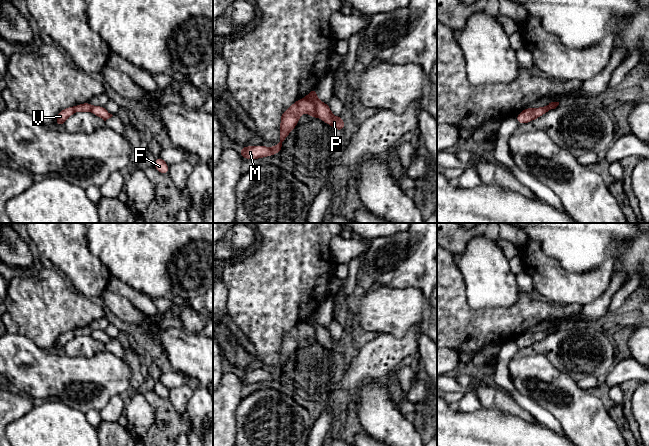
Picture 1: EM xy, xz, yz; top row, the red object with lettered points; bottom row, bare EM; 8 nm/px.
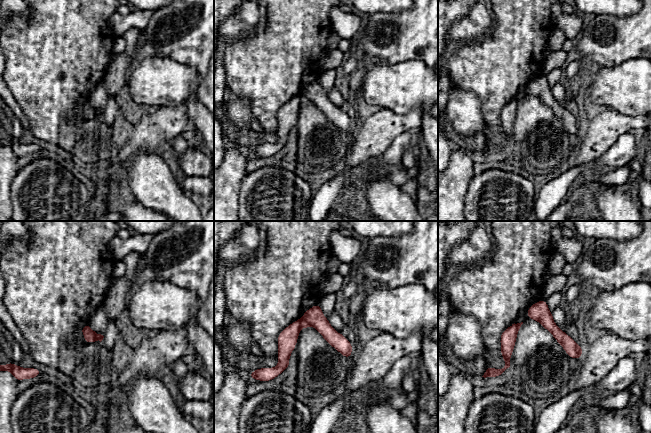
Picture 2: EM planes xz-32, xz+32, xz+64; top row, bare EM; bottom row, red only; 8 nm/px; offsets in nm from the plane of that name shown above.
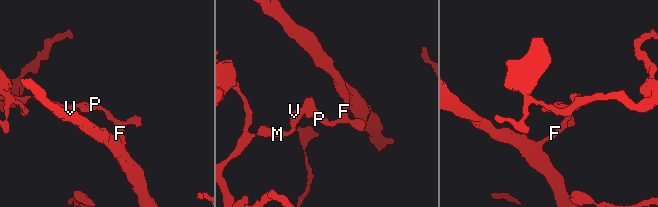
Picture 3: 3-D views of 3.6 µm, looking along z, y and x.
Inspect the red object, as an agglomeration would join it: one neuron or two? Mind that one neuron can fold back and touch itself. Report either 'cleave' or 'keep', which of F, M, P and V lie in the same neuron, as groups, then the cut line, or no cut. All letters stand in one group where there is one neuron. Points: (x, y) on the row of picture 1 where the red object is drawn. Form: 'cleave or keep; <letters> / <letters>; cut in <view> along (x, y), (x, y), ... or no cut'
cleave; F P / M V; cut in xz along (305, 98), (313, 103), (317, 115)

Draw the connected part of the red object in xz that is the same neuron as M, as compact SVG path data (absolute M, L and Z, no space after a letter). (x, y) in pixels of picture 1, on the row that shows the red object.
M306 98L295 101L280 117L280 142L272 148L263 145L241 147L239 151L240 156L243 159L259 159L281 152L283 150L282 142L288 137L288 134L294 130L303 112L308 112L311 119L317 117L313 102Z

